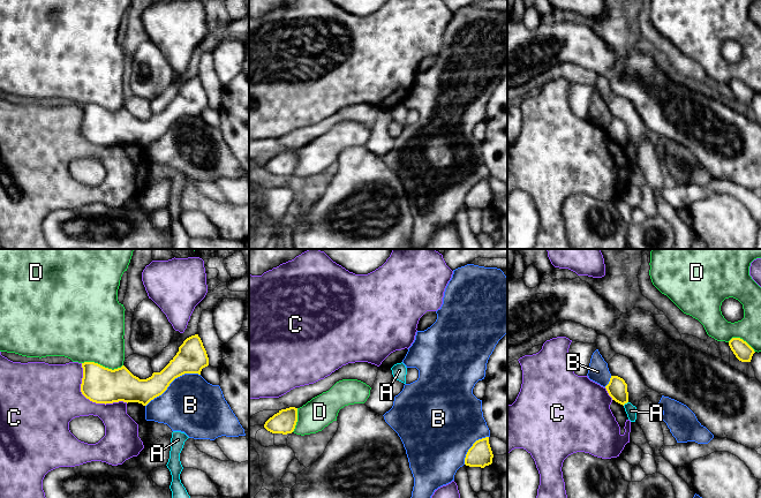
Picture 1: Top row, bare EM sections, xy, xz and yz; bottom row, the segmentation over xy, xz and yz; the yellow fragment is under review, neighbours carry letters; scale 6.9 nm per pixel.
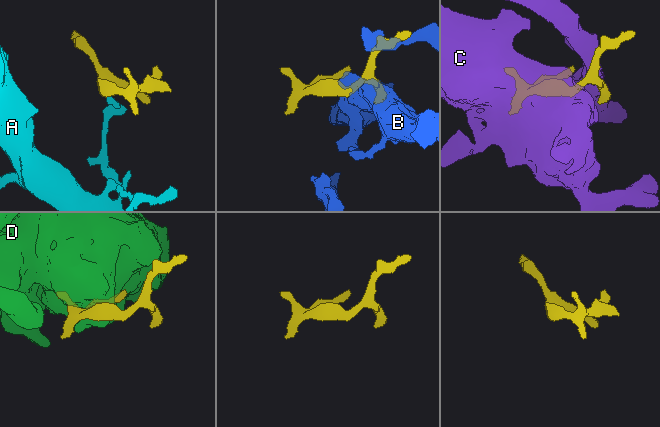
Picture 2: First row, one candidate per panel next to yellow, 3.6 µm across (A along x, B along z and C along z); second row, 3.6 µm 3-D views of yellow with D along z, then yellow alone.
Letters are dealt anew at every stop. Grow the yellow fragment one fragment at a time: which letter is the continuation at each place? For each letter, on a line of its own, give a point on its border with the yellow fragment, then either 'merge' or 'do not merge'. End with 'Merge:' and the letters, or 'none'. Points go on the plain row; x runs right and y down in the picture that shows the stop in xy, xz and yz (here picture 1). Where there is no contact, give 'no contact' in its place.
A: contact yz (625, 144); do not merge
B: contact xy (172, 122); do not merge
C: contact xy (90, 142); do not merge
D: contact xy (102, 107); do not merge
Merge: none

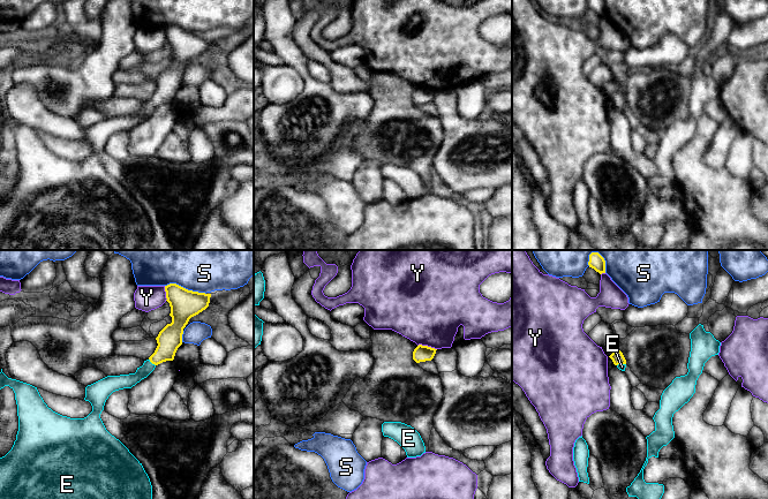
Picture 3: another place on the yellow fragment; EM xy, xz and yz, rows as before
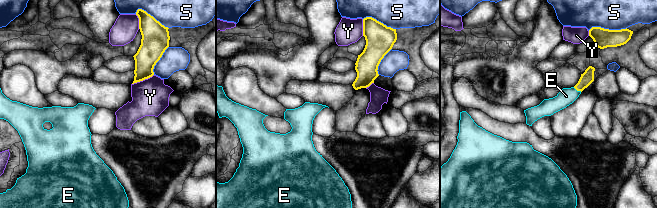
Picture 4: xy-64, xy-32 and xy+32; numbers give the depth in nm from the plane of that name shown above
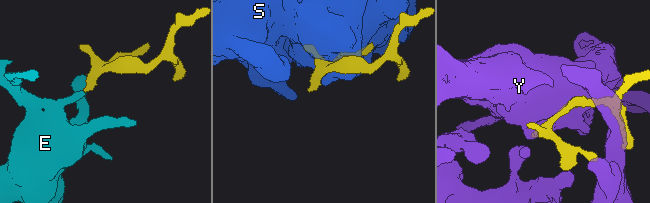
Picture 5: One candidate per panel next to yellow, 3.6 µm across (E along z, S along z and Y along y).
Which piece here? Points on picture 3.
E: contact xy (151, 104); merge
S: contact xy (185, 30); do not merge
Y: contact xz (427, 88); do not merge
Merge: E

